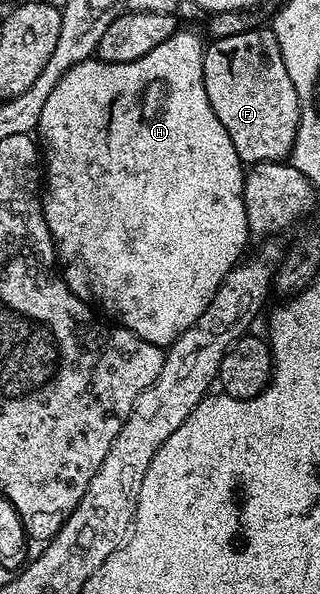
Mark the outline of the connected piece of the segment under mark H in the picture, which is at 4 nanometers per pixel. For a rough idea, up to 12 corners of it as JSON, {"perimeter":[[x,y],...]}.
{"perimeter":[[205,41],[65,71],[37,130],[63,282],[145,343],[249,238]]}

